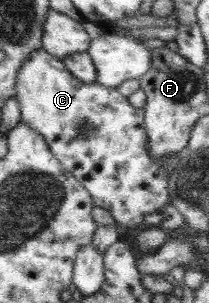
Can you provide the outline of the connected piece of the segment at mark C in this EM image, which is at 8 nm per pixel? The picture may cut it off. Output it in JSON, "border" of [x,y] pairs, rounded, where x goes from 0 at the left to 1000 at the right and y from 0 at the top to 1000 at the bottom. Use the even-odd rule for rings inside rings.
{"border":[[[211,158],[153,178],[105,224],[81,320],[110,363],[110,403],[134,403],[220,455],[316,561],[373,584],[445,640],[464,683],[531,700],[560,736],[612,752],[708,749],[699,706],[766,703],[818,673],[804,587],[861,535],[861,505],[737,525],[713,485],[708,422],[689,416],[689,360],[632,350],[555,290],[402,271],[316,218],[311,201]]]}

